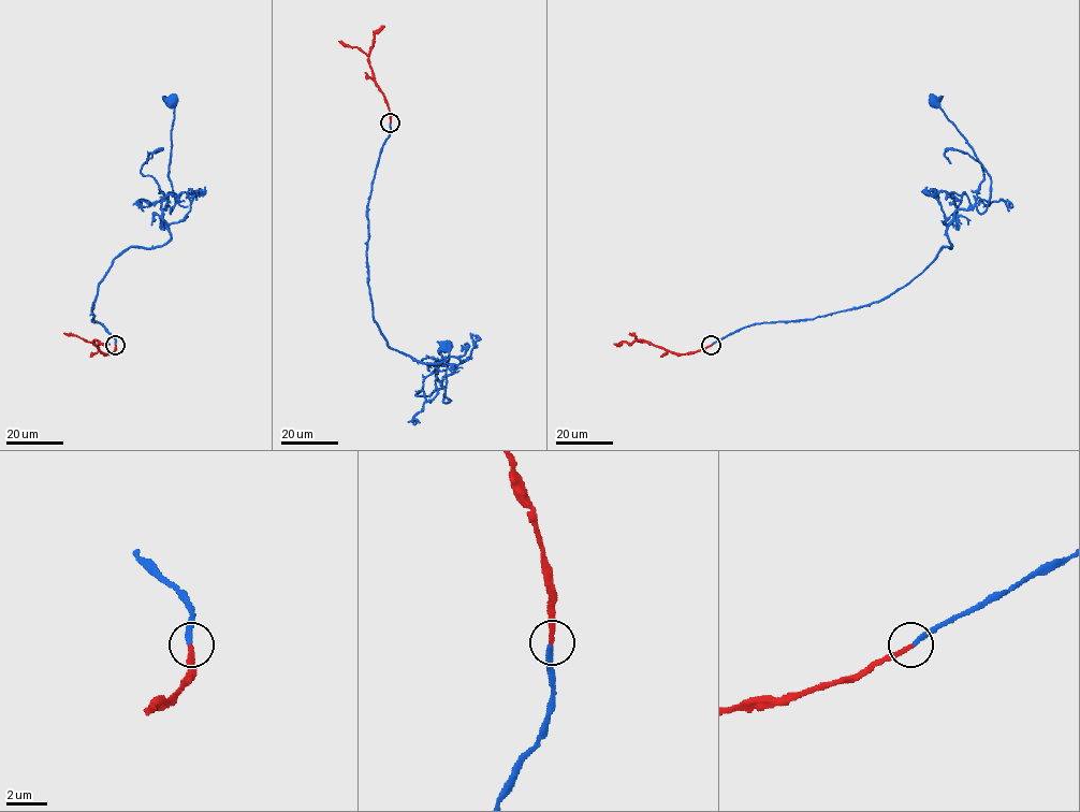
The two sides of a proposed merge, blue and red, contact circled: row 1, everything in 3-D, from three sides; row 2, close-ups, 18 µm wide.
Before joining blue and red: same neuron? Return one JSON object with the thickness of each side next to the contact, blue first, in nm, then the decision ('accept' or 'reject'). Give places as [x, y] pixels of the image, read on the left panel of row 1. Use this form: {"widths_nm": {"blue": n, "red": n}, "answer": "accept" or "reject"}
{"widths_nm": {"blue": 260, "red": 240}, "answer": "accept"}

